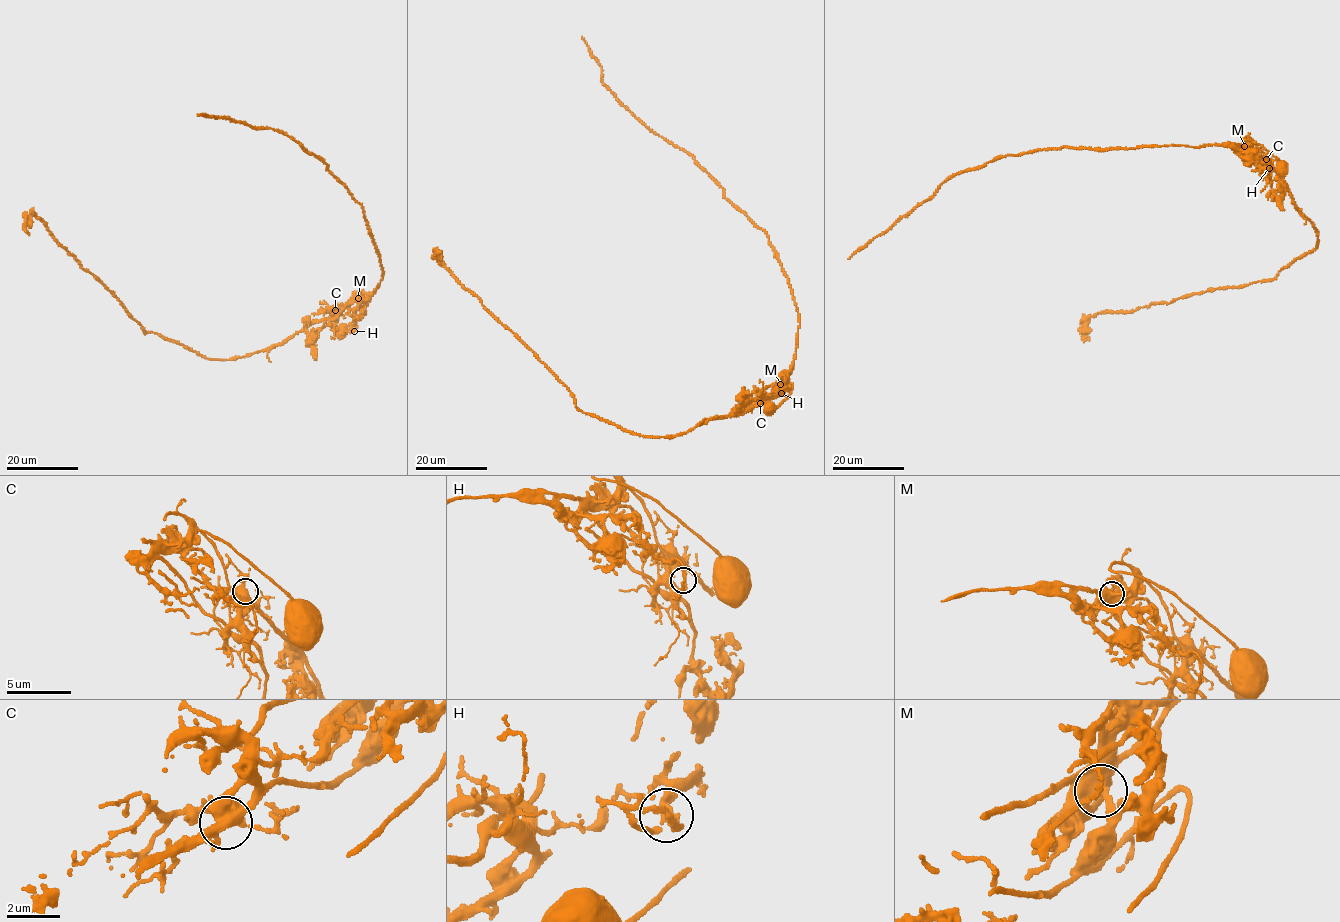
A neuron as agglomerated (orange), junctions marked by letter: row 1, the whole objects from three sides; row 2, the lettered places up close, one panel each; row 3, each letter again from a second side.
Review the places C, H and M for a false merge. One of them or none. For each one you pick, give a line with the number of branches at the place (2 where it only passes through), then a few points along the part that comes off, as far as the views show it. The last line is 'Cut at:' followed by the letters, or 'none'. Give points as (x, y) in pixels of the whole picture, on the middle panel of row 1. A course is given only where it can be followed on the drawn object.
M: 3 branches meet; foreign part runs (781, 384), (794, 359), (799, 314), (769, 236), (691, 155), (615, 98), (582, 37)
Cut at: M

